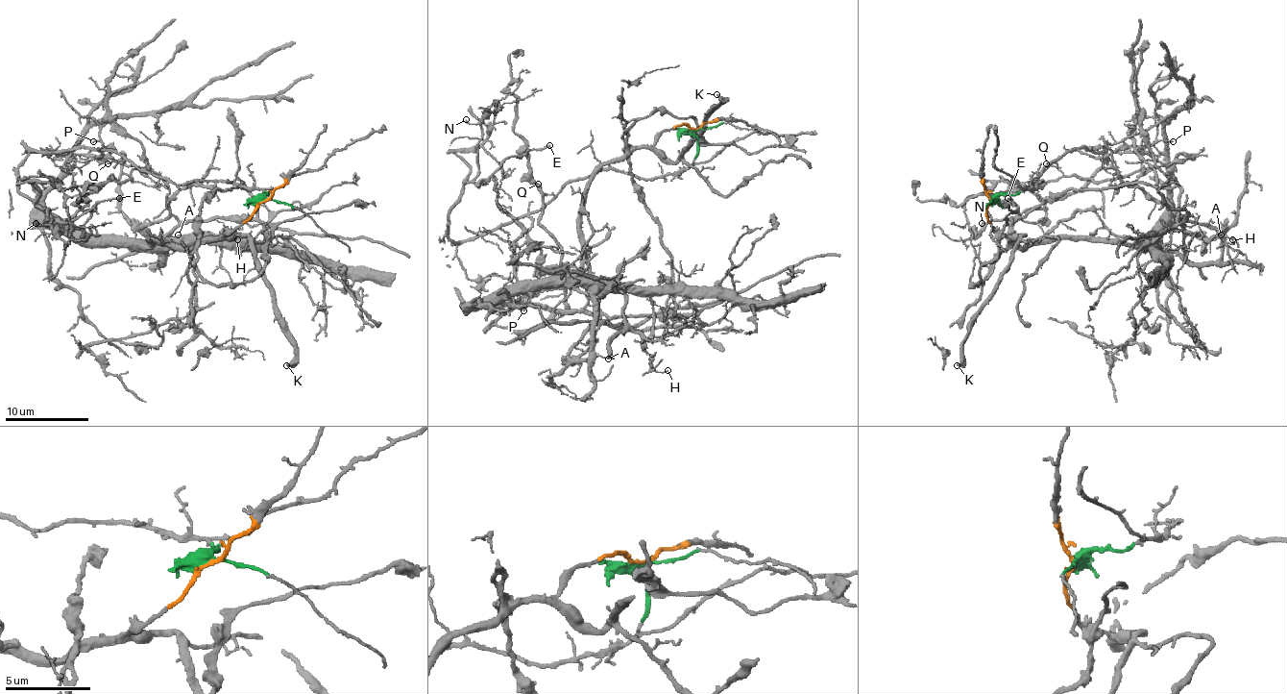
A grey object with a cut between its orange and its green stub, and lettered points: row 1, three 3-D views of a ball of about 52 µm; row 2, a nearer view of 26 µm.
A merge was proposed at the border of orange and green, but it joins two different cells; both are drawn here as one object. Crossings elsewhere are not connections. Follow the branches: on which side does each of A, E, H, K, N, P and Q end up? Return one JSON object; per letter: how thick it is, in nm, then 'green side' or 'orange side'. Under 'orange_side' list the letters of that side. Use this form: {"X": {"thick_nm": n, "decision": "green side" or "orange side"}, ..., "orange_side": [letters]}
{"A": {"thick_nm": 120, "decision": "orange side"}, "E": {"thick_nm": 170, "decision": "green side"}, "H": {"thick_nm": 100, "decision": "orange side"}, "K": {"thick_nm": 320, "decision": "orange side"}, "N": {"thick_nm": 130, "decision": "green side"}, "P": {"thick_nm": 110, "decision": "green side"}, "Q": {"thick_nm": 150, "decision": "green side"}, "orange_side": ["A", "H", "K"]}

